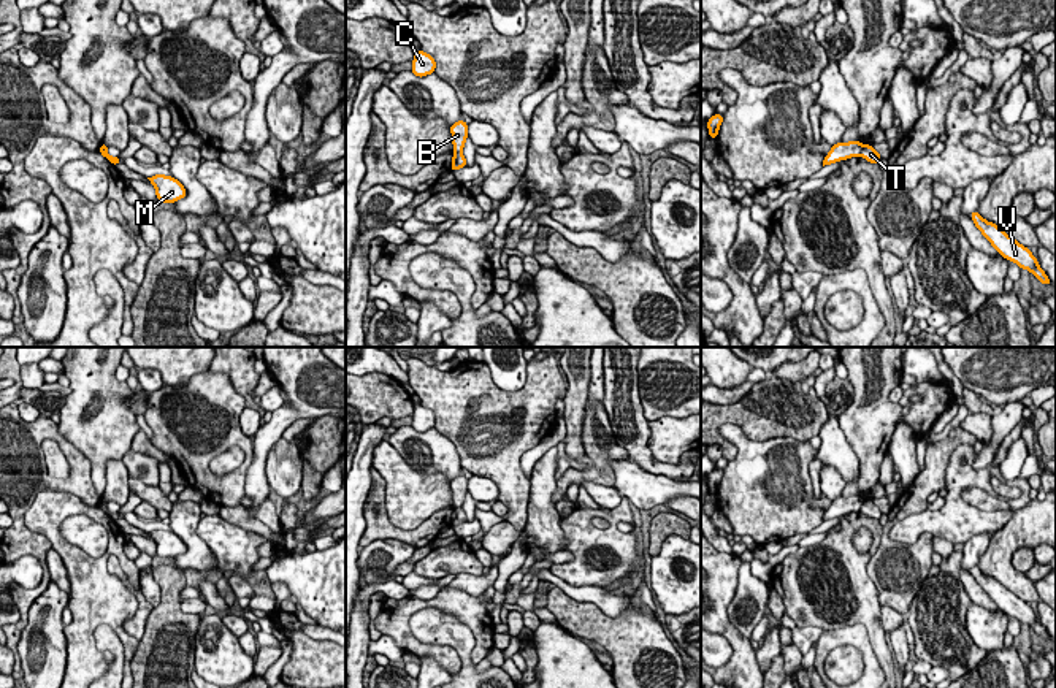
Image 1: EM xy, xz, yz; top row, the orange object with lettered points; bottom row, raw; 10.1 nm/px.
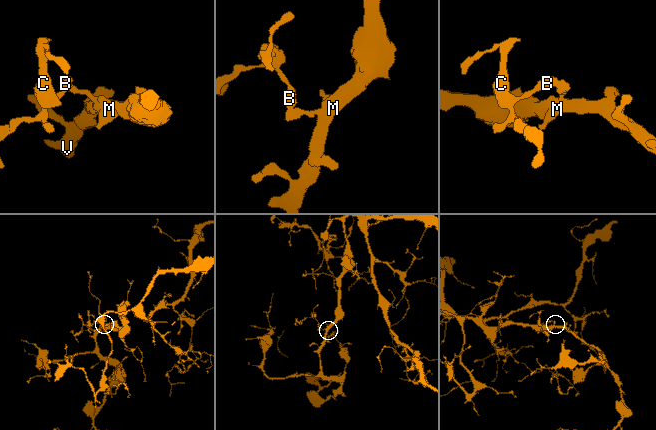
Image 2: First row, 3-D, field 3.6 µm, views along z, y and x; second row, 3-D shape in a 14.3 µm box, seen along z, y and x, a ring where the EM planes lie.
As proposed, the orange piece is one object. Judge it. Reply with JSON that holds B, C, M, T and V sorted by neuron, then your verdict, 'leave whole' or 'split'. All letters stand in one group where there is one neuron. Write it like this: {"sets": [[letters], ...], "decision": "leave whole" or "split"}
{"sets": [["B", "C"], ["M", "T", "V"]], "decision": "split"}

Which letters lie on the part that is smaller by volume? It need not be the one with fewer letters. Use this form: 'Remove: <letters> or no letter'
Remove: B, C

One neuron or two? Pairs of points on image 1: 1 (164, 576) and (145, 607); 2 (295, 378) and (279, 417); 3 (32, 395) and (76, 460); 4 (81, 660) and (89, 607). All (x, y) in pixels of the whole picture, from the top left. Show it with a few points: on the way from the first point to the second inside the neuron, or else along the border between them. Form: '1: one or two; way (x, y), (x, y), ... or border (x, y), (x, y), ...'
1: two; border (154, 607), (140, 641)
2: one; way (295, 387), (295, 403), (289, 409)
3: two; border (40, 414), (48, 417)
4: one; way (81, 647), (81, 628), (86, 620)

